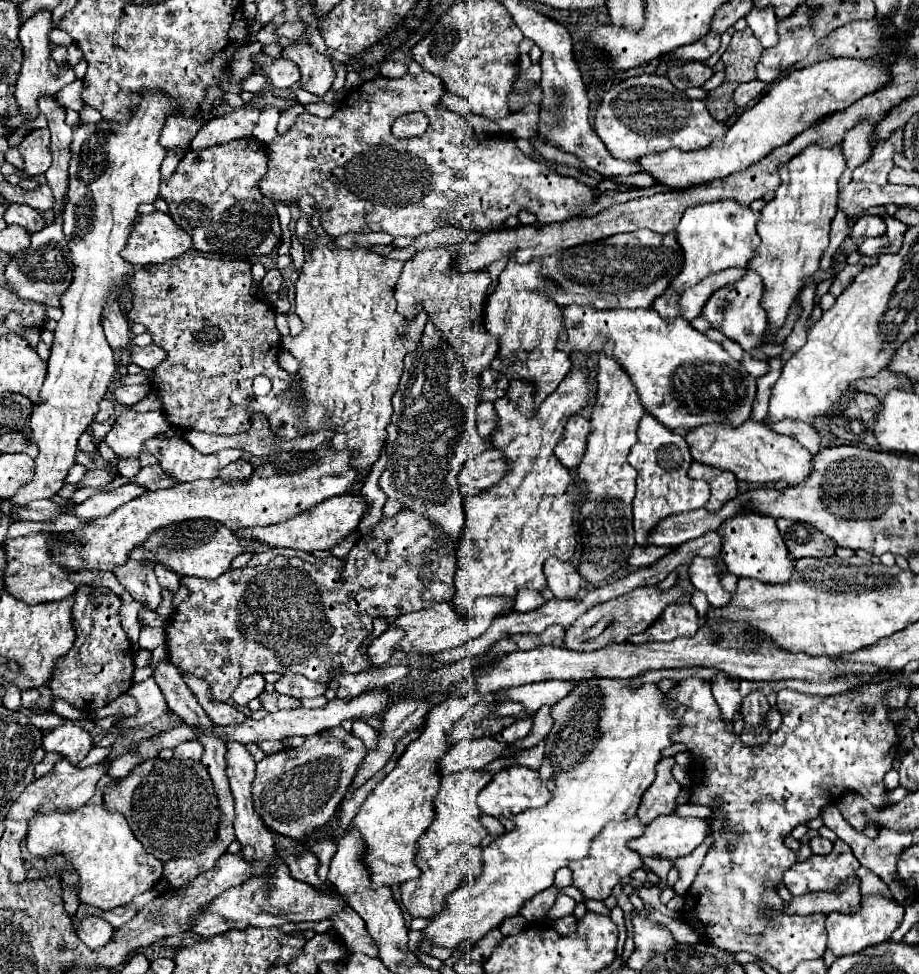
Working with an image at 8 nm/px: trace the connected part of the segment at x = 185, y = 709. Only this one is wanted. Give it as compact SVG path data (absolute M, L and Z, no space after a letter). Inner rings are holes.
M165 658L155 666L153 680L161 688L169 710L173 710L185 724L201 726L203 730L207 730L207 726L213 726L211 722L207 722L207 714L199 710L195 696L187 690L187 686L183 686L183 678L171 660Z

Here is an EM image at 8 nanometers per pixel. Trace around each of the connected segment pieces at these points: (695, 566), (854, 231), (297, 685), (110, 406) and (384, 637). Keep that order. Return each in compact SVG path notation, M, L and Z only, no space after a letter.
M695 556L689 566L689 580L691 584L705 592L709 604L725 606L731 600L731 594L721 586L721 568L717 558L699 558Z
M865 214L865 216L857 218L857 222L855 222L853 228L851 228L849 238L853 240L853 244L859 246L865 238L883 236L885 230L887 230L887 228L885 228L885 222L883 222L881 216L869 216L869 214Z
M285 674L275 682L275 690L279 694L295 696L295 698L315 698L315 696L321 696L327 690L327 686L319 682L311 682L301 674Z
M103 400L103 402L99 404L99 412L95 414L95 420L97 420L97 422L103 422L103 420L107 420L113 412L115 412L115 402Z
M391 628L391 630L383 632L379 638L375 638L371 648L369 648L369 662L371 662L371 666L385 664L391 658L391 654L395 652L395 650L391 650L391 646L395 642L399 642L399 630L395 630L395 628Z

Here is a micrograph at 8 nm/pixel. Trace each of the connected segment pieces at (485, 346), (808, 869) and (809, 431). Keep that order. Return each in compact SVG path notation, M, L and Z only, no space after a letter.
M439 246L435 250L425 250L411 260L405 262L403 272L399 276L399 282L395 286L395 300L397 300L397 312L405 320L413 320L419 312L417 306L425 310L433 326L441 332L443 340L461 356L461 364L469 374L479 376L491 366L491 360L495 358L495 352L499 348L497 338L491 338L491 334L485 334L483 326L483 298L487 292L487 286L491 284L489 272L457 272L451 268L451 260L447 254L447 246Z
M837 840L829 856L815 856L795 864L787 870L783 882L791 894L835 890L841 880L855 874L857 868L859 862L851 848L843 840Z
M765 416L763 422L767 426L771 426L775 432L781 432L781 434L787 434L791 438L797 438L811 454L817 454L821 450L821 438L819 438L819 434L807 422L801 422L801 420L769 422L769 416Z

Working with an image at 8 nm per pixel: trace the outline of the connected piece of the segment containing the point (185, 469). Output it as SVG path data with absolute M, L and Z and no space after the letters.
M151 438L145 442L147 450L157 458L163 472L177 482L191 482L197 478L217 478L219 470L239 460L241 450L221 450L219 454L199 454L191 450L185 438Z

